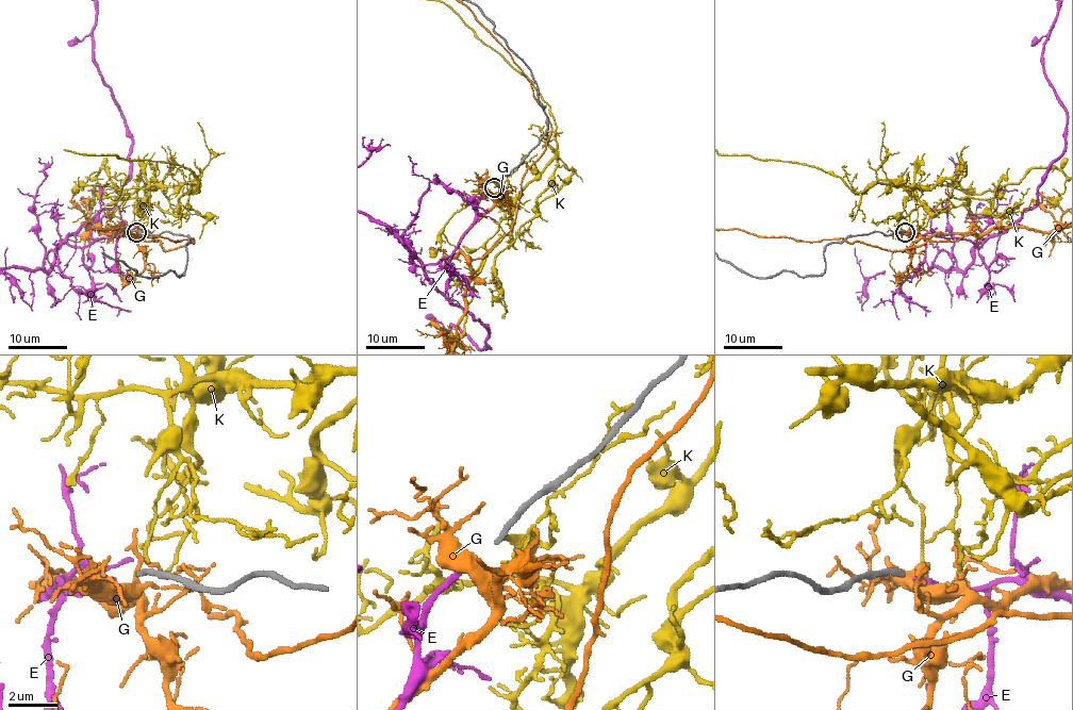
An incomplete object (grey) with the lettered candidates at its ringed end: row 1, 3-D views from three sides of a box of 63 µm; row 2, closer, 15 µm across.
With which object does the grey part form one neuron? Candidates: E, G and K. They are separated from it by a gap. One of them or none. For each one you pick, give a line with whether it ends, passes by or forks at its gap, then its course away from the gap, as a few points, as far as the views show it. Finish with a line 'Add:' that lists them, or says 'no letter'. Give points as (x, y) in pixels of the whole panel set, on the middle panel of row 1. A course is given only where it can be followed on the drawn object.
E: It ends there
Add: E

